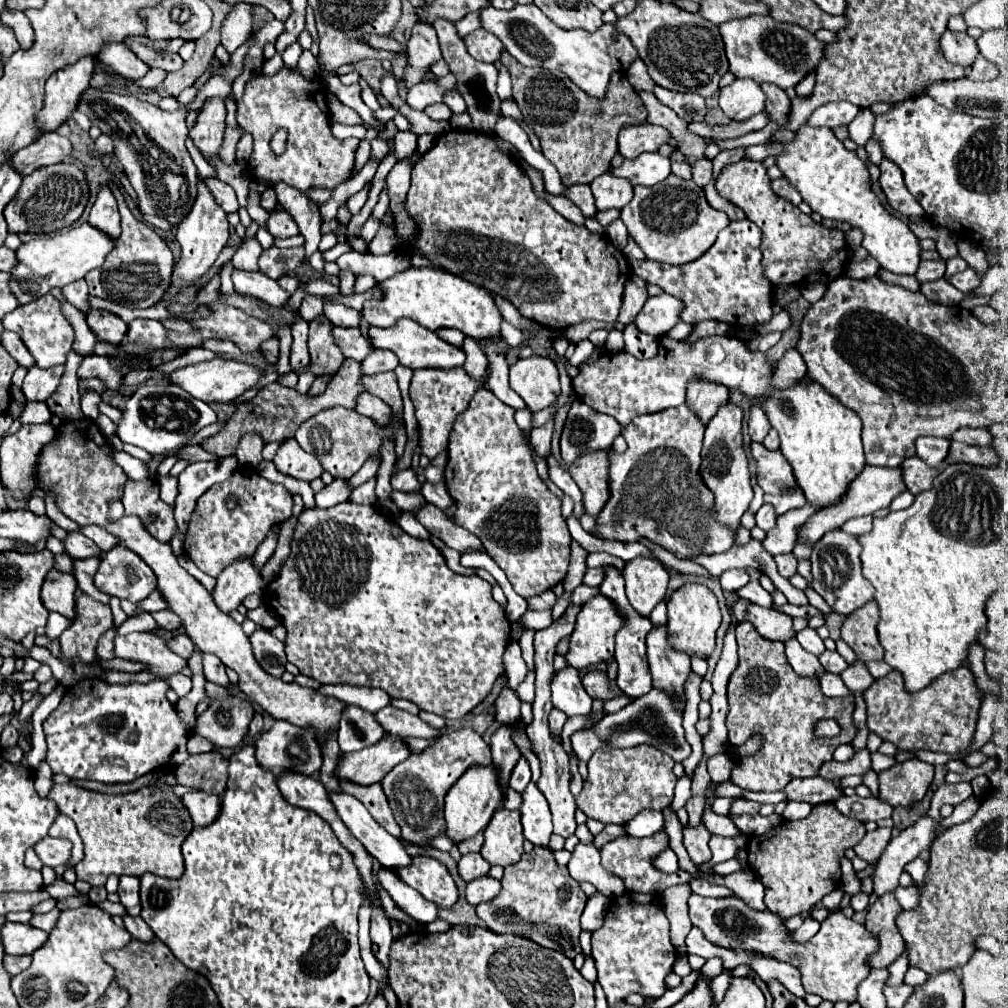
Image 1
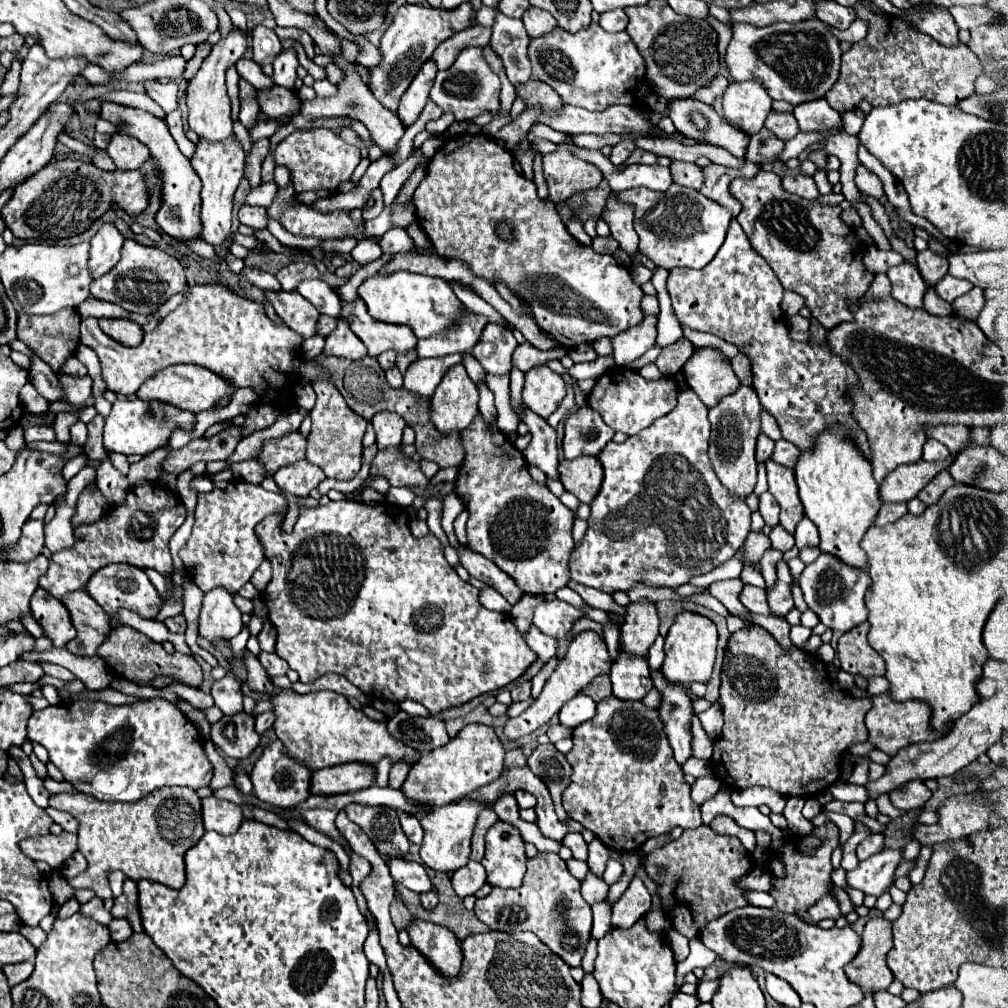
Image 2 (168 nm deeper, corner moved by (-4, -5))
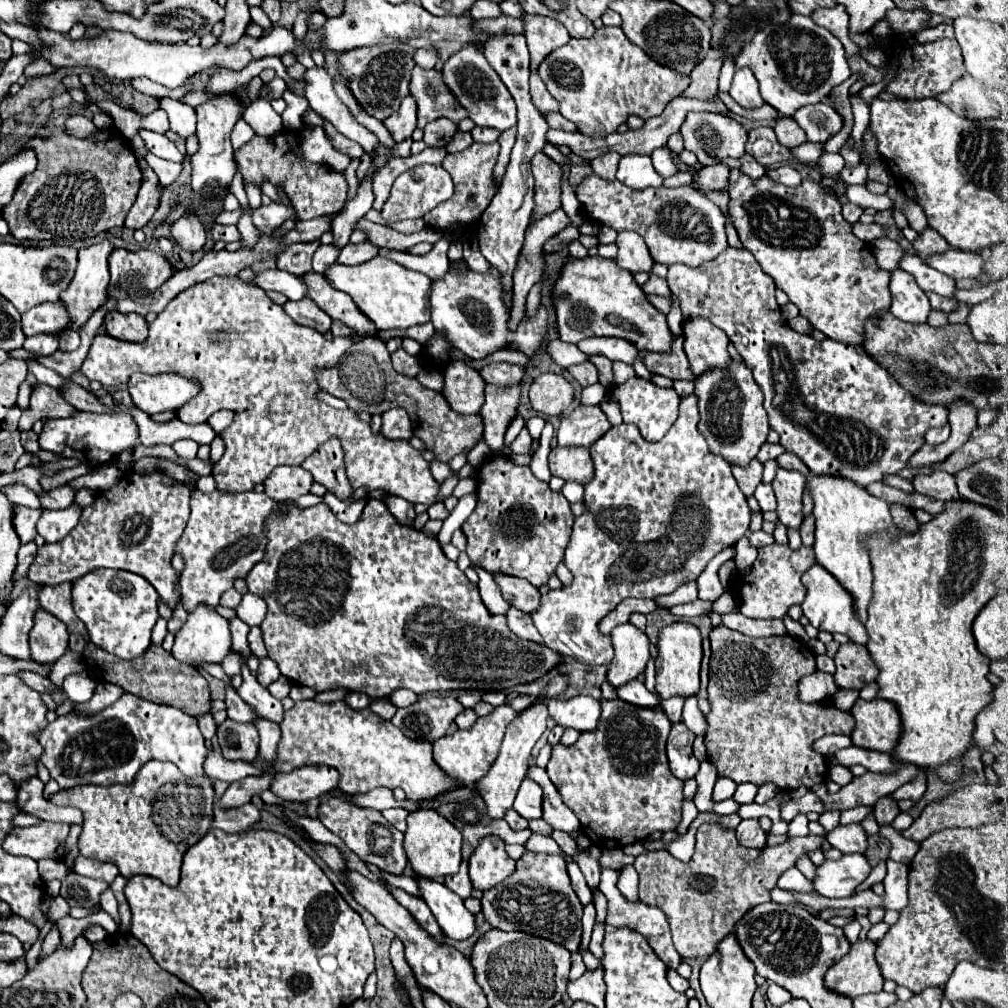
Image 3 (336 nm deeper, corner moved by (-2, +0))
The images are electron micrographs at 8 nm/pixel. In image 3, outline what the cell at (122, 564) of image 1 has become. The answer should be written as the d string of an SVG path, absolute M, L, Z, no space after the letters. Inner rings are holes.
M116 569L92 571L72 583L72 603L98 647L122 659L140 657L148 649L150 631L158 619L158 595L144 577Z

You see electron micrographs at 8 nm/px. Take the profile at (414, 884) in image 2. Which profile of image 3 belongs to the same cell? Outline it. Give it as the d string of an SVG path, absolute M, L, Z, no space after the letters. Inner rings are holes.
M416 879L422 899L432 909L440 929L452 939L468 939L474 933L474 915L464 907L462 899L434 879Z

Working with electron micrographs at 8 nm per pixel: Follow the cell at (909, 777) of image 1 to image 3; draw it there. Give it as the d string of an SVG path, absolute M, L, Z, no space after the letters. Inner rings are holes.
M890 795L884 799L878 799L874 805L874 813L876 813L876 821L882 823L892 823L892 819L896 817L896 799L892 799Z

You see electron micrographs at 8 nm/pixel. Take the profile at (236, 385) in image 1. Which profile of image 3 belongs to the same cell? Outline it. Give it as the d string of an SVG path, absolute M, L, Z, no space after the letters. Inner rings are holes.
M136 373L128 381L128 391L138 409L146 411L148 415L154 415L160 411L180 409L188 399L200 393L200 381L182 379L182 375L176 373L164 375Z

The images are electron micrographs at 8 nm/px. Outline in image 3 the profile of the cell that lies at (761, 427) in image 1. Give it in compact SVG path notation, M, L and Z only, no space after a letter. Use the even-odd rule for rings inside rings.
M764 443L764 445L760 447L756 459L758 459L760 463L764 463L764 461L768 461L768 459L776 459L780 453L784 453L784 447L782 447L780 443Z

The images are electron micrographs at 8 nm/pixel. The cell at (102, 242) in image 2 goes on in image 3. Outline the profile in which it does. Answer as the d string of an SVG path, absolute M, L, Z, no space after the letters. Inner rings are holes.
M104 239L104 241L100 241L100 243L94 243L94 245L90 245L90 247L80 249L76 275L74 275L72 283L68 285L68 289L66 289L66 291L62 293L62 297L60 297L60 299L66 303L66 307L68 307L68 313L70 313L70 319L72 319L72 325L70 325L72 329L82 327L82 325L90 319L90 315L108 301L108 293L106 293L108 281L110 281L108 255L112 253L112 249L114 249L114 245L112 245L108 239Z

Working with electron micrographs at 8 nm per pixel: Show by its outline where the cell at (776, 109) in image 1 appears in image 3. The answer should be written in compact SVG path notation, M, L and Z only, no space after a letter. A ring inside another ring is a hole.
M780 117L780 119L776 119L774 133L776 133L778 141L784 147L796 147L796 145L800 145L800 143L806 141L806 133L800 129L800 125L792 117Z

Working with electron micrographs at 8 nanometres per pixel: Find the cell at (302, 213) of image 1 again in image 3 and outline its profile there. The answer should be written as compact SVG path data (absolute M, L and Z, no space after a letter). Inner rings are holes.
M414 67L412 81L410 81L410 93L416 97L418 103L418 127L424 129L424 125L438 117L448 117L456 125L468 117L466 109L458 105L458 101L452 97L448 87L442 81L440 71L428 71L422 67Z

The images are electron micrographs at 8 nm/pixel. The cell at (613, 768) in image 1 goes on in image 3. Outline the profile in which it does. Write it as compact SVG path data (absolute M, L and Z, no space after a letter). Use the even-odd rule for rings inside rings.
M600 699L602 715L596 731L584 731L574 745L556 743L548 761L548 777L556 785L562 801L576 813L582 831L600 849L622 849L630 843L644 841L652 833L674 831L682 819L684 781L676 779L668 767L666 737L670 719L662 707L632 707L622 699Z

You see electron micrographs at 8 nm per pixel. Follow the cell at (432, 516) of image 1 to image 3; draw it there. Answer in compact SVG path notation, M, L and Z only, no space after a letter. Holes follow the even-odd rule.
M492 575L492 577L496 581L496 585L500 587L502 597L510 605L518 607L524 613L532 613L538 607L540 591L526 579L516 579L512 575Z

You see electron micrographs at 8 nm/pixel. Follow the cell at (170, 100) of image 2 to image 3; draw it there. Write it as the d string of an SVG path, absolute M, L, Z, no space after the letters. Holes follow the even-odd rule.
M162 97L160 107L168 113L170 117L170 129L182 137L194 135L196 133L196 113L194 107L180 103L178 99Z

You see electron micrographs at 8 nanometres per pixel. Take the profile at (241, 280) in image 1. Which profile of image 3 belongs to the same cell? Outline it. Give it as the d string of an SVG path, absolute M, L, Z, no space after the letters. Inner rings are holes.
M302 299L302 301L286 301L284 303L284 311L298 323L298 325L306 325L306 327L312 327L320 333L328 331L330 329L330 323L332 319L320 311L316 307L316 303L312 303L312 299Z

